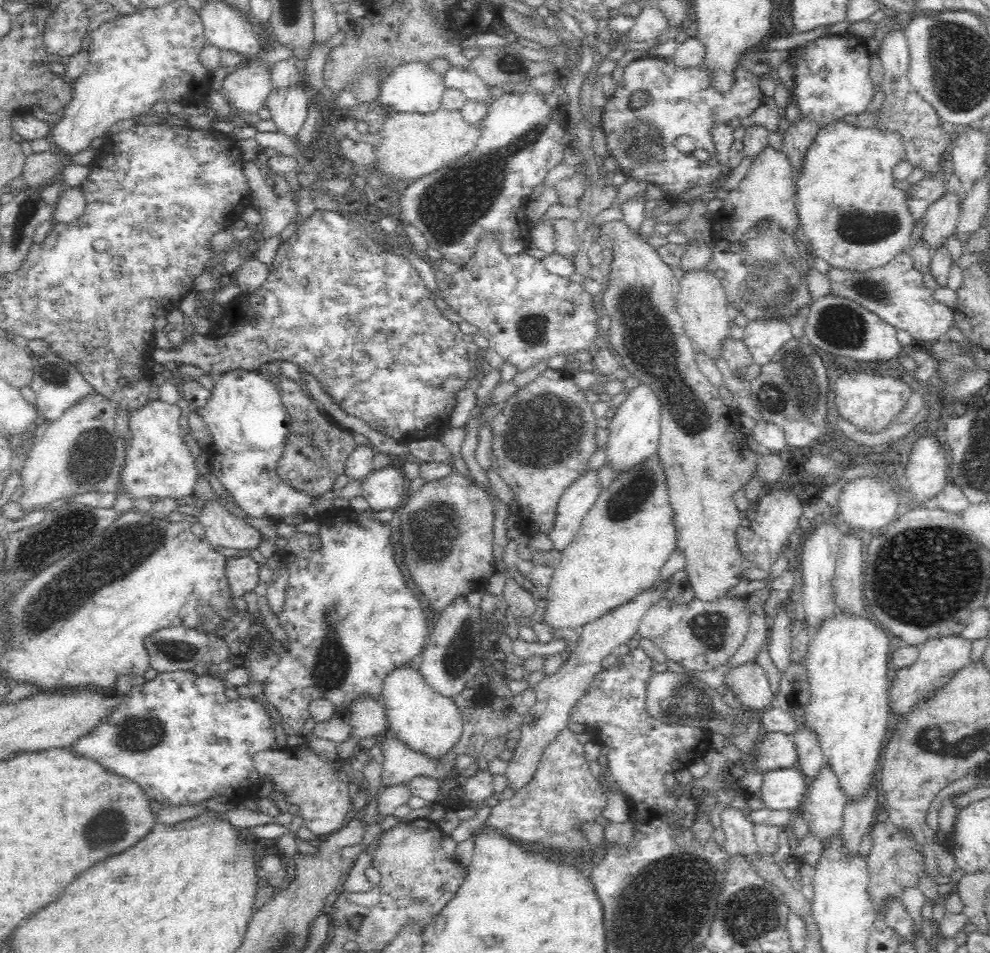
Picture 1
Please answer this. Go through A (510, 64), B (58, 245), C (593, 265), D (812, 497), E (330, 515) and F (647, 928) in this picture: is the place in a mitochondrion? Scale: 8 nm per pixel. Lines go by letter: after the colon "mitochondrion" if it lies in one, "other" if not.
A: mitochondrion
B: other
C: other
D: other
E: other
F: mitochondrion

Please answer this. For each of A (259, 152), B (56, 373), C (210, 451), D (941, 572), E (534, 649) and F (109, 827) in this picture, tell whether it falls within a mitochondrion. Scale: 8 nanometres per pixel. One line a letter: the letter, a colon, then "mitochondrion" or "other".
A: other
B: mitochondrion
C: other
D: mitochondrion
E: other
F: mitochondrion

